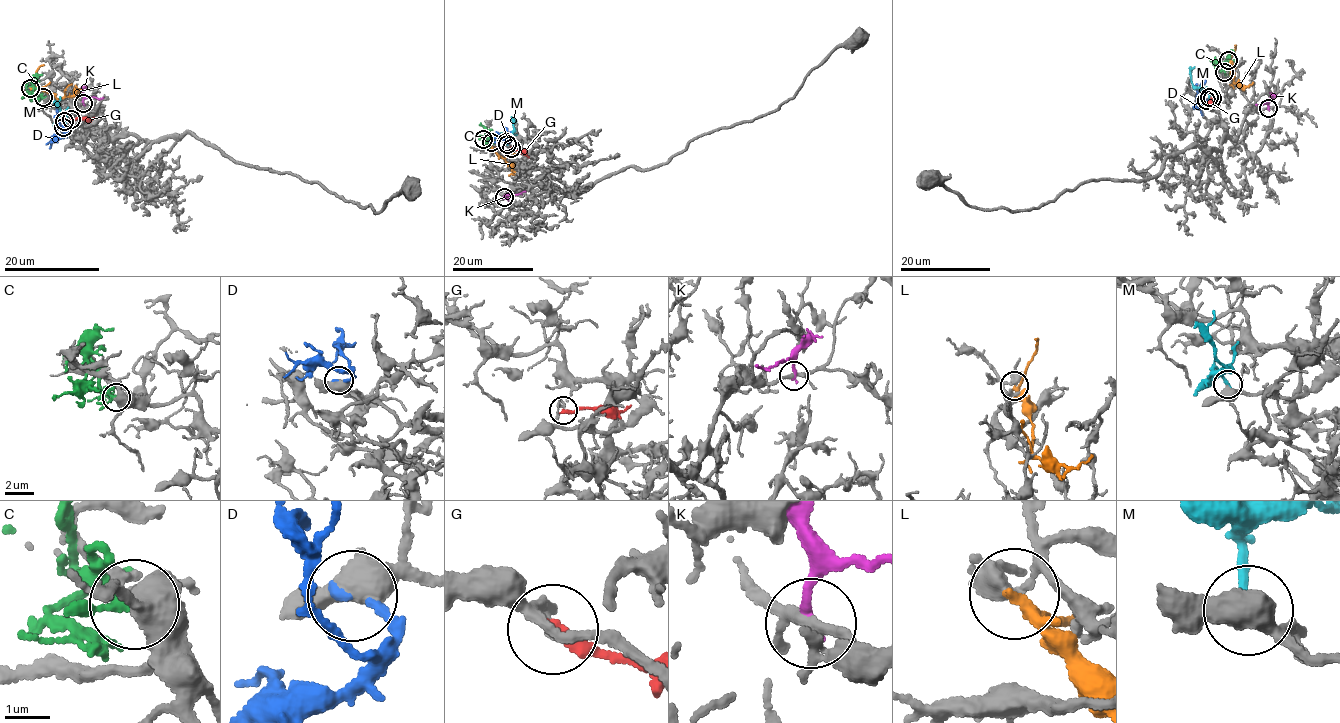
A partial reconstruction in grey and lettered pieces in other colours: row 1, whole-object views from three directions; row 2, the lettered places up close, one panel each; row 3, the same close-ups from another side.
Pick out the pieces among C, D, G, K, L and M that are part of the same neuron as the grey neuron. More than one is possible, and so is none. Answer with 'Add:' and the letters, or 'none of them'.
Add: M

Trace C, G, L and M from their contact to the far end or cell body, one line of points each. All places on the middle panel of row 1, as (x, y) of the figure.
C: (491, 142), (486, 139), (485, 128), (480, 123)
G: (512, 148), (528, 157)
L: (483, 138), (511, 167), (512, 173), (508, 175)
M: (507, 144), (507, 136), (514, 129), (515, 122)

